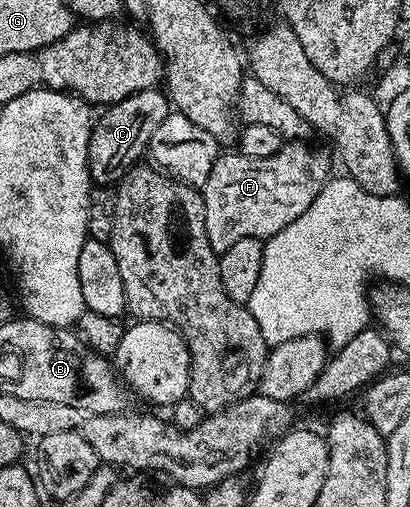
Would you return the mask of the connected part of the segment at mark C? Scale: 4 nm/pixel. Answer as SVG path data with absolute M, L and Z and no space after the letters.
M158 87L141 90L121 102L110 105L103 117L94 121L89 140L87 165L92 181L99 186L115 186L126 172L144 159L153 130L169 115L169 97Z

